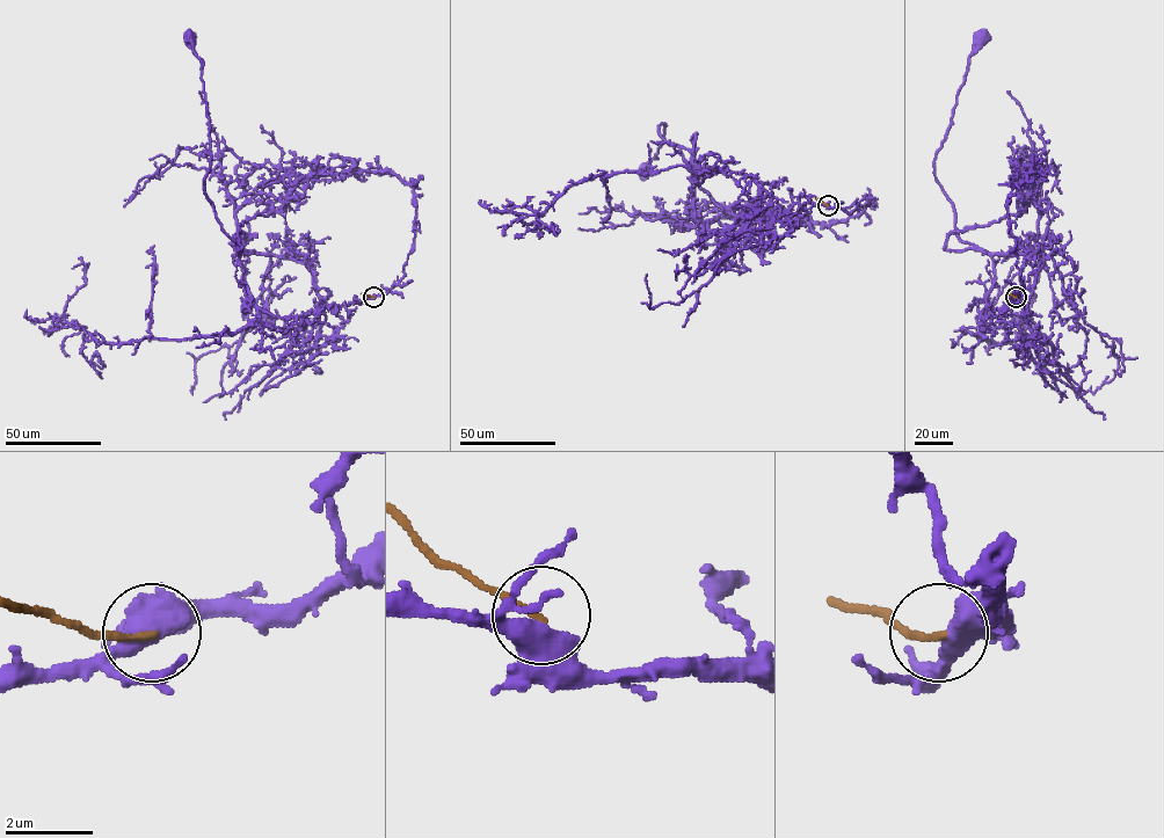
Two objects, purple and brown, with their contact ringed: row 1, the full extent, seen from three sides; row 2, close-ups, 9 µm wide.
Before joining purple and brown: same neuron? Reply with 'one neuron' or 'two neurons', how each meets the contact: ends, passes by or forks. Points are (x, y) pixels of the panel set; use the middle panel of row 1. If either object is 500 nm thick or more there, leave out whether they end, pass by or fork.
two neurons; purple passes by; brown ends there

